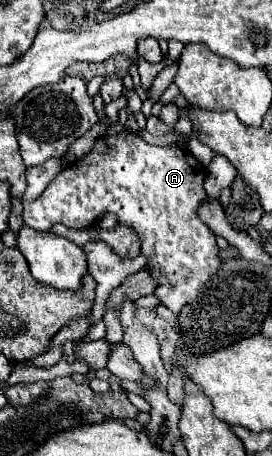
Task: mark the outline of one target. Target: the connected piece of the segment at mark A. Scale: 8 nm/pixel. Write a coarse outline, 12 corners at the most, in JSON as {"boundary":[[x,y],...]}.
{"boundary":[[139,134],[97,140],[23,202],[25,226],[139,232],[177,314],[217,274],[205,168]]}

